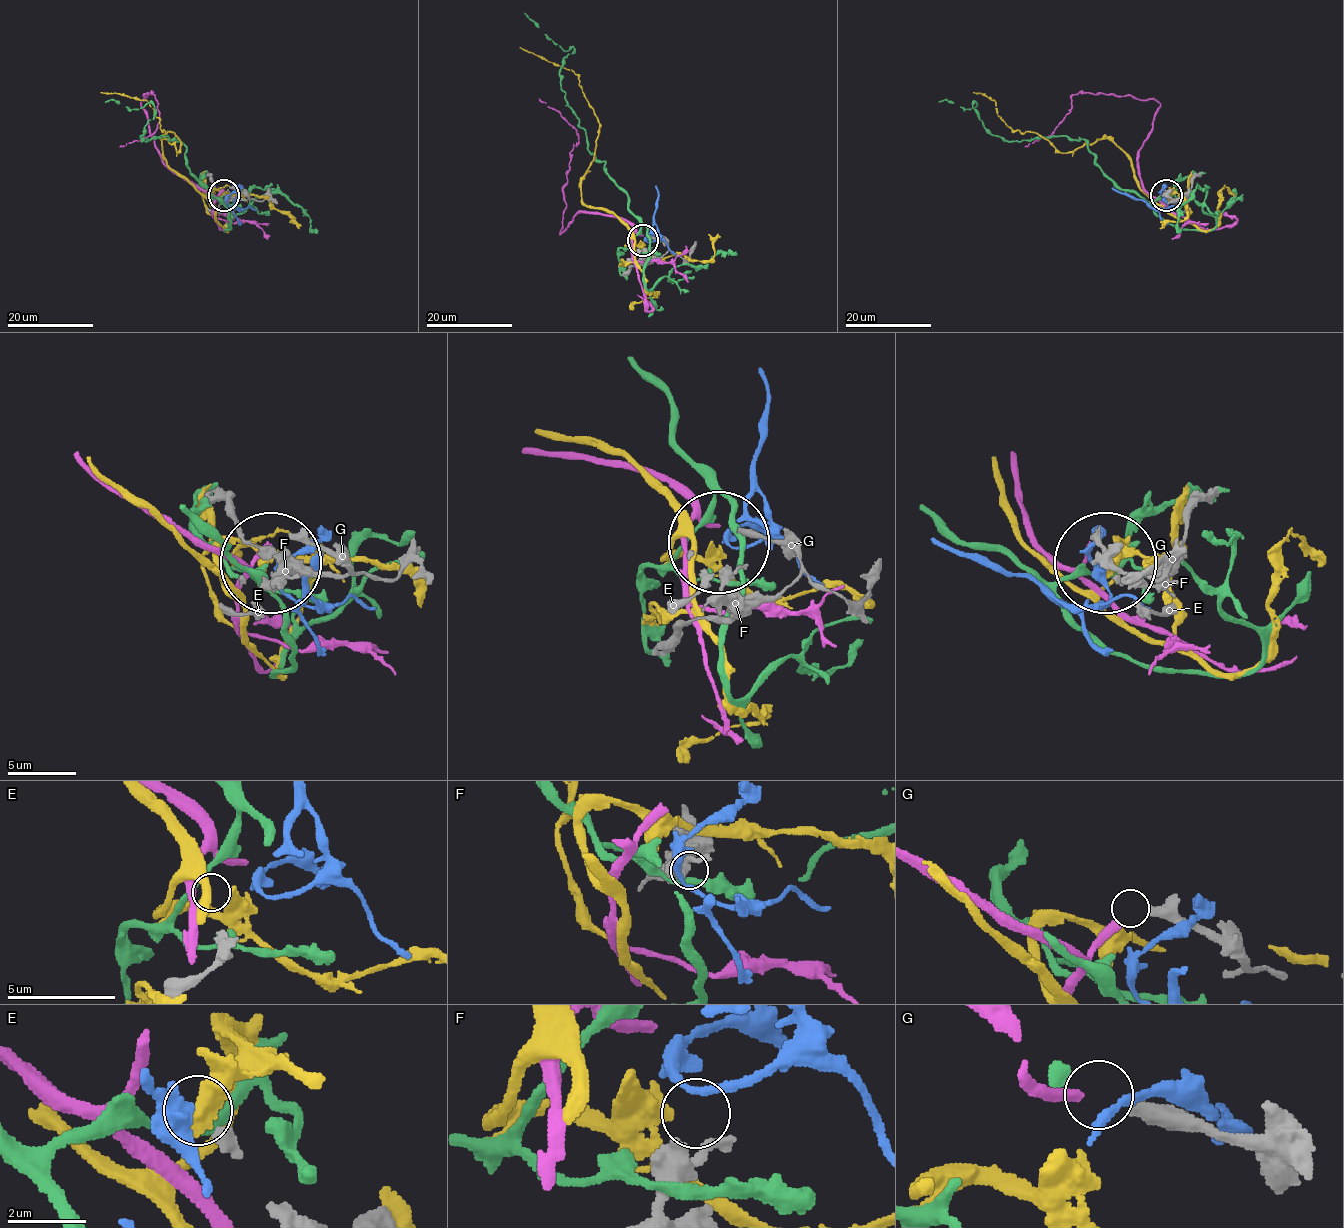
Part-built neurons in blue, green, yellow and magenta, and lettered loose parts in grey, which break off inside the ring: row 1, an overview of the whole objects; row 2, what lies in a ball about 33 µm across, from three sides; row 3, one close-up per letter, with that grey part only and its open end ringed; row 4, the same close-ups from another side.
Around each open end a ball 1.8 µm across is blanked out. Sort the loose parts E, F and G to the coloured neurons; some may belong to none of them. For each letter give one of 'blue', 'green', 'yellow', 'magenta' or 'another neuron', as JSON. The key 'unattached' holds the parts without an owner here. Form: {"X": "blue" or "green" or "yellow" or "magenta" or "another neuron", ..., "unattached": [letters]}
{"E": "another neuron", "F": "another neuron", "G": "magenta", "unattached": ["E", "F"]}

